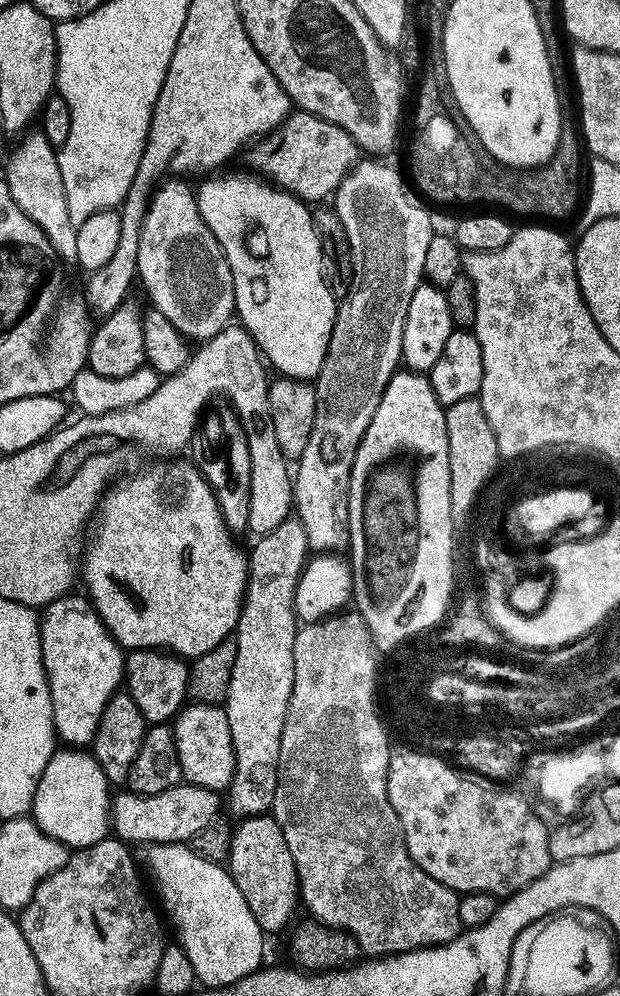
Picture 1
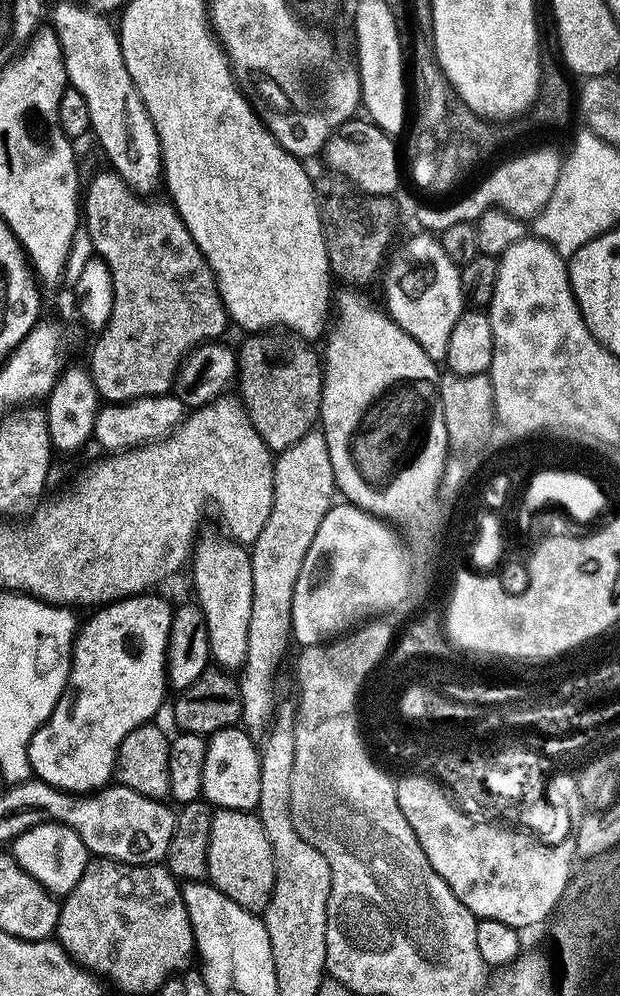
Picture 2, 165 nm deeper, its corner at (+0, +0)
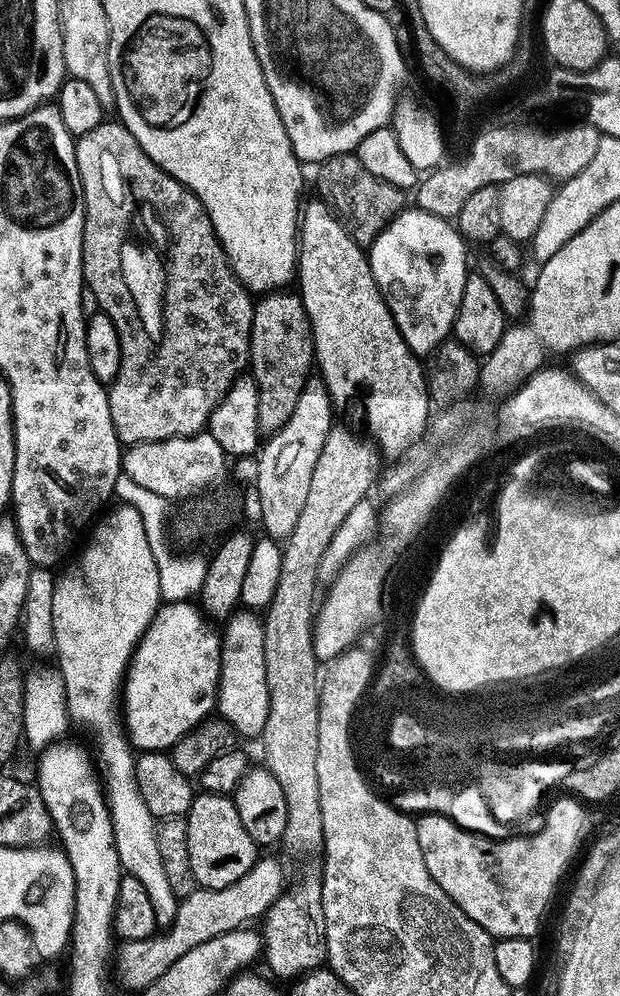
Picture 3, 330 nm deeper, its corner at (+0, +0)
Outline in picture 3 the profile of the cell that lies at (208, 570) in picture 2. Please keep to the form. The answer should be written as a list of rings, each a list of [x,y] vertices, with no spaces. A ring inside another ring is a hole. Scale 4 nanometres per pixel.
[[[237,610],[223,625],[220,638],[220,685],[216,688],[216,703],[219,719],[225,720],[237,737],[256,738],[263,733],[266,718],[270,714],[270,690],[266,686],[264,621],[255,611]]]

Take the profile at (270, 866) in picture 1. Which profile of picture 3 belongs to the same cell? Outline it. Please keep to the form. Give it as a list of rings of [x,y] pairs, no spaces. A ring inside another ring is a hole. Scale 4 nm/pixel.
[[[201,791],[193,795],[186,823],[190,846],[190,870],[199,887],[230,886],[255,866],[258,846],[252,841],[250,834],[246,834],[242,818],[238,818],[235,799]]]

